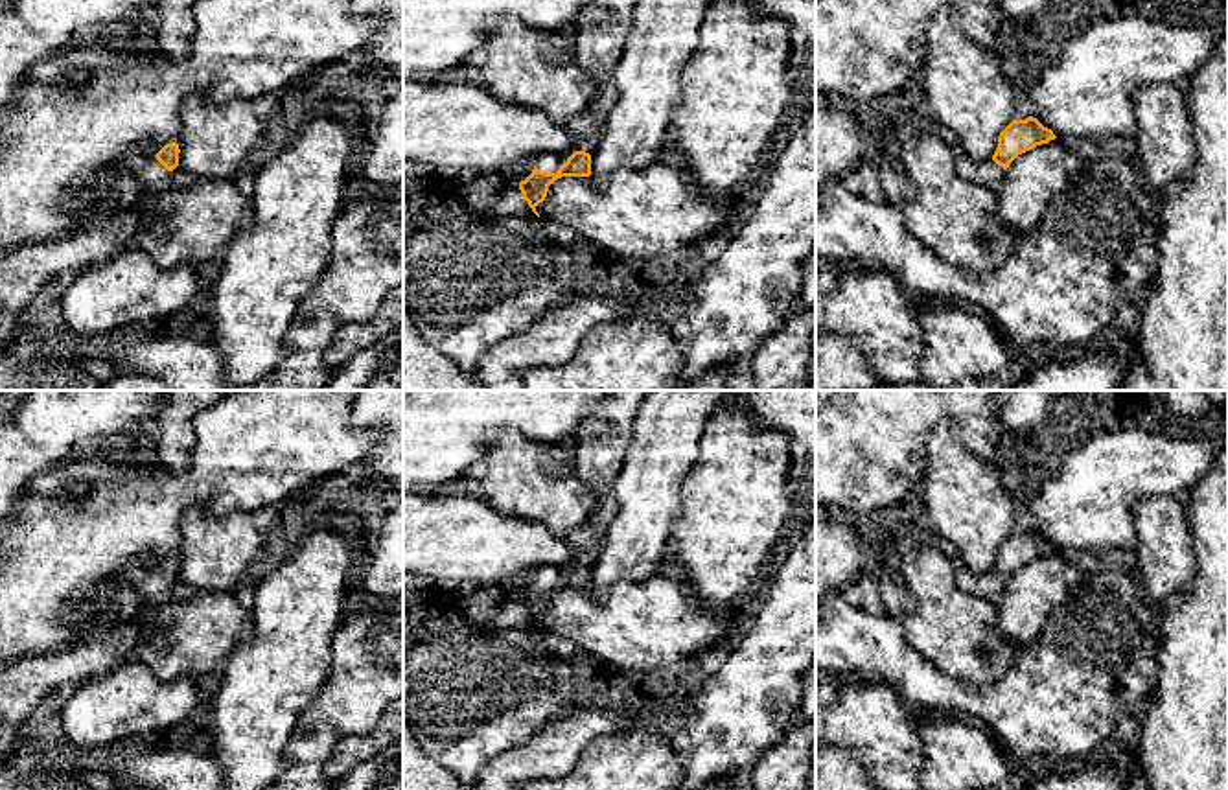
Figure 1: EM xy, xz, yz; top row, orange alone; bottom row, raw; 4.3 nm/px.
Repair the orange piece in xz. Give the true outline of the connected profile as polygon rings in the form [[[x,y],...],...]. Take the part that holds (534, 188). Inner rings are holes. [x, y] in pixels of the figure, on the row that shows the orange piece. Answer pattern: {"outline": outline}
{"outline": [[[589,0],[574,20],[576,64],[589,74],[600,94],[584,112],[565,122],[574,138],[574,149],[536,157],[536,168],[519,182],[523,199],[538,217],[536,206],[545,201],[554,180],[591,175],[591,155],[602,138],[608,114],[619,99],[611,76],[622,59],[635,4],[637,0]]]}

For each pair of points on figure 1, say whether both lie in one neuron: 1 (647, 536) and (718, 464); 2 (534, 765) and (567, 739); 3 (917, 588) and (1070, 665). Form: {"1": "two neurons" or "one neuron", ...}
{"1": "two neurons", "2": "one neuron", "3": "two neurons"}

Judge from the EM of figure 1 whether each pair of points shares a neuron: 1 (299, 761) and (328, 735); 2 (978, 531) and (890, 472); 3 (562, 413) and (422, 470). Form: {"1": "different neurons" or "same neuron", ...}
{"1": "same neuron", "2": "different neurons", "3": "same neuron"}

